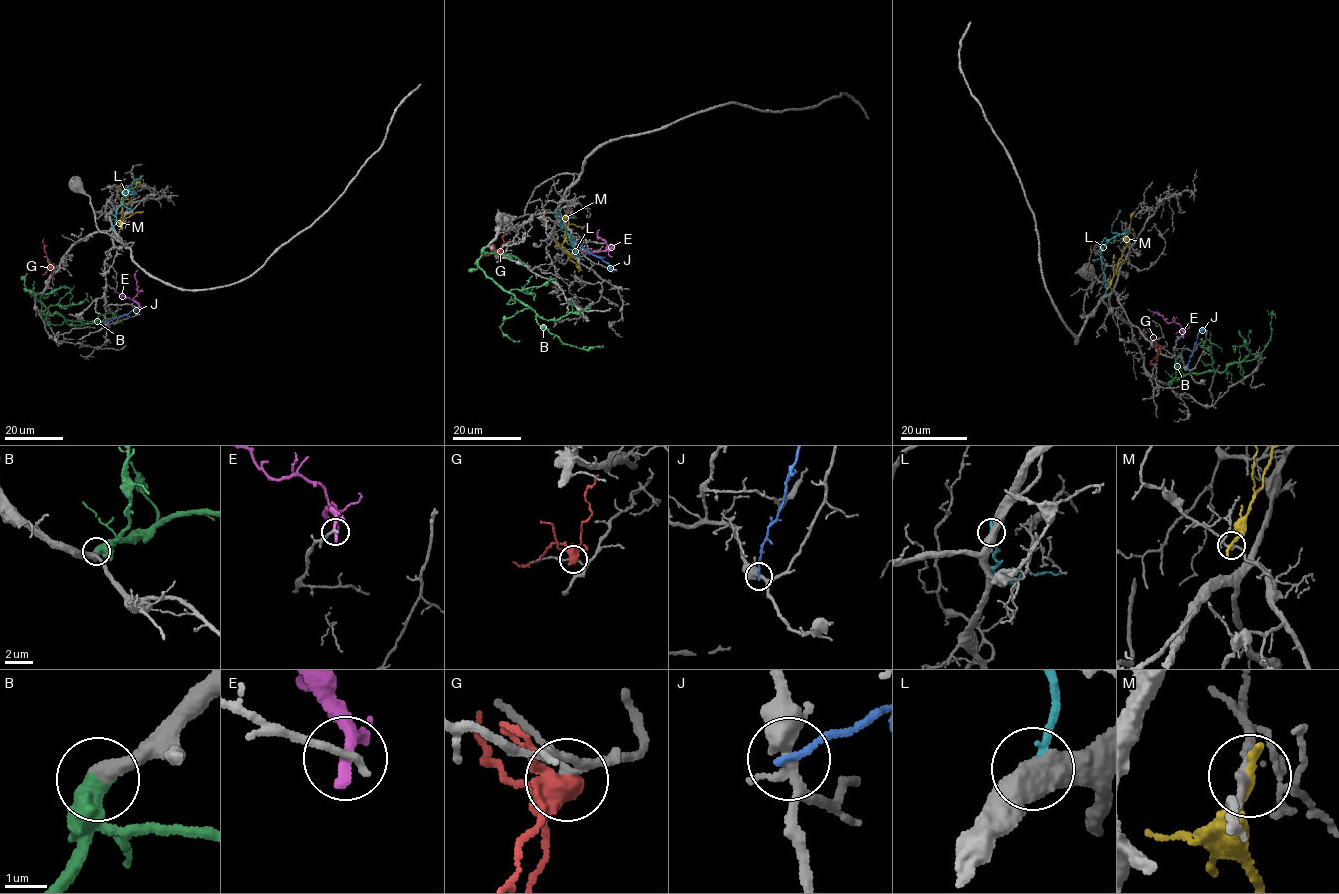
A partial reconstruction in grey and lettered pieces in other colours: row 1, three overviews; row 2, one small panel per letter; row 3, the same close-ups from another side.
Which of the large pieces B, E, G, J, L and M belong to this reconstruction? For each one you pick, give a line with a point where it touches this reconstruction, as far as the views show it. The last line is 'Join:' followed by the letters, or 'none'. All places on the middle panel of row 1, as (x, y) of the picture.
B: contact (483, 248)
Join: B

